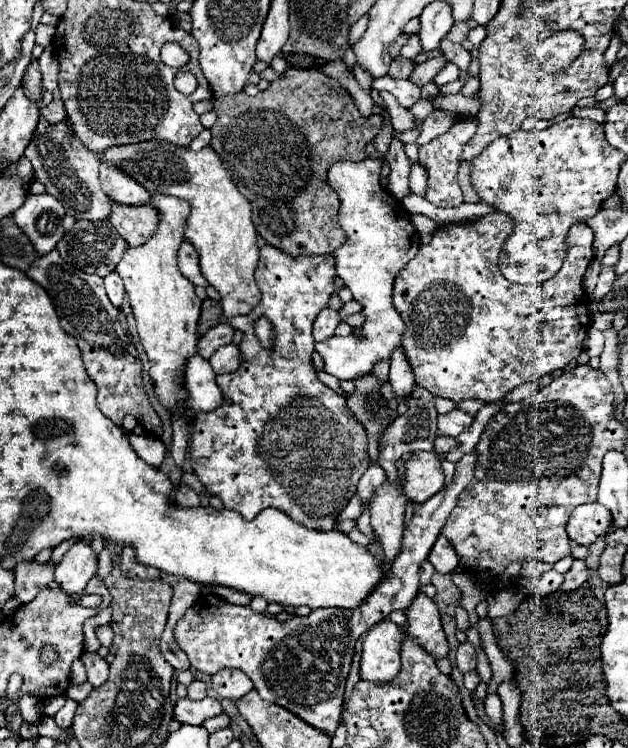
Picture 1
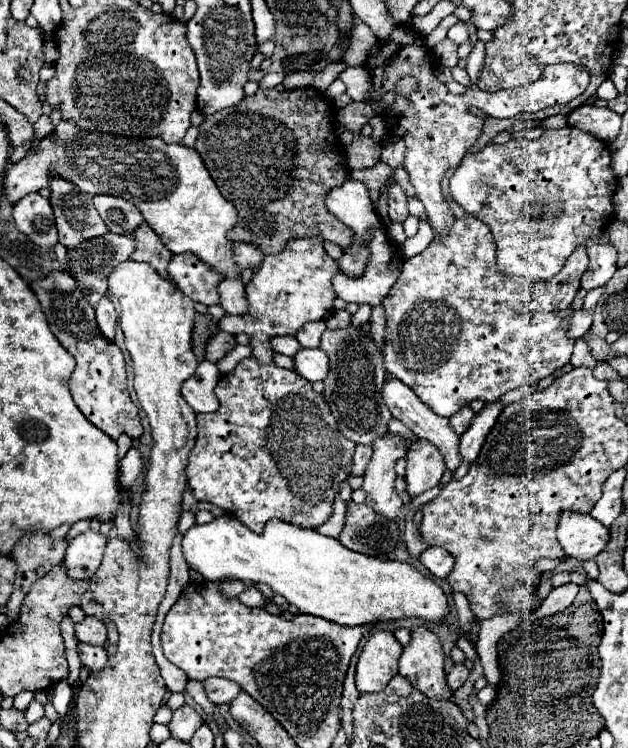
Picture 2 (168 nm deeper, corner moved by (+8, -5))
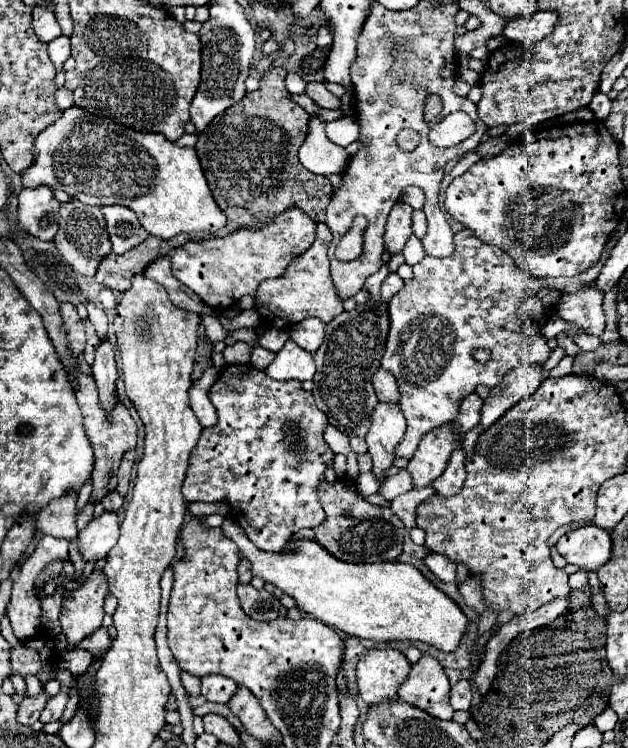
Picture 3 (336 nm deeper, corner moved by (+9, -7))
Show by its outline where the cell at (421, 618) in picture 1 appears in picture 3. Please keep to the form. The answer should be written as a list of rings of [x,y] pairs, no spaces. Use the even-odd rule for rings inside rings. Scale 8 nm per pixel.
[[[422,654],[422,658],[412,664],[406,682],[402,682],[398,690],[398,696],[436,718],[450,720],[454,710],[448,702],[448,692],[448,676],[444,674],[440,662],[430,654]]]

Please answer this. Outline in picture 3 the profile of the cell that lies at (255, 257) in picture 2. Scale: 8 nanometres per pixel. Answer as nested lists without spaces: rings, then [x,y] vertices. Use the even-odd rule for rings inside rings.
[[[288,208],[260,230],[242,228],[224,238],[208,238],[202,242],[190,240],[184,246],[178,246],[170,256],[172,274],[206,306],[224,312],[242,296],[254,296],[262,280],[280,276],[296,254],[308,250],[308,246],[314,242],[314,234],[316,224],[302,210]]]

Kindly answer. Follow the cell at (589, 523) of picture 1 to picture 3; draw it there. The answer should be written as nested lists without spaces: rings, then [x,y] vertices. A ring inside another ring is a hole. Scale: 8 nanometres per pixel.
[[[588,524],[566,532],[556,544],[560,556],[568,564],[576,564],[582,570],[596,570],[610,558],[610,532]]]

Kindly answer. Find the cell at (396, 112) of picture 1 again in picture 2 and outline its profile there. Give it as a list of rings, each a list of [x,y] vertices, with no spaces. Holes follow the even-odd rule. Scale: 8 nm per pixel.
[[[348,67],[340,74],[340,78],[353,101],[361,102],[369,98],[371,76],[365,67]]]

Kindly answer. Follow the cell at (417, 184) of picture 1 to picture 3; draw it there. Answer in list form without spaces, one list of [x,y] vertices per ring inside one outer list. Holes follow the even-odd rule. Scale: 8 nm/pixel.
[[[422,210],[412,212],[412,232],[418,238],[424,238],[424,234],[426,234],[426,216],[422,214]]]

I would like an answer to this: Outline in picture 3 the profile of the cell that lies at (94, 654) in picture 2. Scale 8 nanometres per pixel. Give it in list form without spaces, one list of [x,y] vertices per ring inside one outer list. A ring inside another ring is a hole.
[[[102,626],[100,630],[96,630],[94,634],[90,634],[86,640],[82,640],[80,642],[80,646],[68,646],[68,650],[86,650],[86,652],[90,652],[92,656],[100,656],[100,654],[104,654],[106,650],[110,648],[110,638],[108,638],[108,632],[106,632],[106,628]]]

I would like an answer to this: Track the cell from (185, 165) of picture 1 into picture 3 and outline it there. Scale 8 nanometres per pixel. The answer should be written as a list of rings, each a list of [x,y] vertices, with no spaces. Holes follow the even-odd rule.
[[[78,106],[64,110],[54,124],[50,124],[38,134],[34,144],[34,162],[20,176],[22,188],[50,186],[52,190],[64,190],[66,194],[78,198],[84,204],[126,206],[138,214],[140,224],[150,236],[162,240],[172,240],[178,234],[188,234],[192,236],[192,240],[206,240],[210,236],[214,238],[216,232],[226,226],[226,216],[210,194],[194,148],[180,148],[160,134],[124,128],[122,124],[110,118],[88,114]]]

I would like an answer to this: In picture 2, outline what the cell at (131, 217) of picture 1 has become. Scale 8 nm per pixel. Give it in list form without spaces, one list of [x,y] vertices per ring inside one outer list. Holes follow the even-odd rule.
[[[143,224],[143,228],[139,228],[139,232],[133,232],[133,236],[137,240],[137,250],[133,252],[131,258],[135,262],[151,264],[159,276],[171,280],[171,276],[167,274],[167,264],[173,254],[163,246],[163,242],[155,236],[155,232],[151,232],[151,228],[147,228],[147,224]]]

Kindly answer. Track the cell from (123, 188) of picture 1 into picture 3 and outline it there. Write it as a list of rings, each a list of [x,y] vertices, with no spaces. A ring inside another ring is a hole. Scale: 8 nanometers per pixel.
[[[104,206],[102,214],[106,220],[114,254],[124,254],[150,236],[146,234],[146,230],[142,230],[142,224],[138,222],[136,214],[126,210],[124,206]]]

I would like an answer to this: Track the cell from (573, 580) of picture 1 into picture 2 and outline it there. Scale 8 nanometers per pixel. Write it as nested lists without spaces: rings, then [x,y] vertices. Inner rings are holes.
[[[565,584],[565,586],[553,588],[549,592],[549,596],[543,600],[543,604],[529,618],[525,618],[525,622],[535,622],[539,618],[545,618],[545,616],[553,616],[553,614],[563,612],[567,606],[571,606],[571,602],[575,600],[577,592],[579,592],[579,586],[577,584]]]

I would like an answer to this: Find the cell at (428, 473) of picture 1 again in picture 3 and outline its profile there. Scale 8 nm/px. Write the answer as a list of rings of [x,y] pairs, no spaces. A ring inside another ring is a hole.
[[[446,424],[446,426],[438,426],[434,430],[430,430],[422,438],[416,454],[412,456],[412,460],[406,466],[416,488],[430,486],[444,472],[444,468],[450,460],[450,454],[456,446],[454,434],[458,434],[456,426]]]

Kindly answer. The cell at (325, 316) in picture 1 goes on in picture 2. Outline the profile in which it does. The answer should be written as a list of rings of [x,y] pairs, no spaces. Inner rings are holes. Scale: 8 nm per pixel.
[[[323,320],[307,322],[307,324],[303,324],[303,326],[299,328],[299,332],[295,334],[295,338],[297,338],[297,342],[299,342],[303,348],[317,348],[323,332],[325,332],[325,322],[323,322]]]

